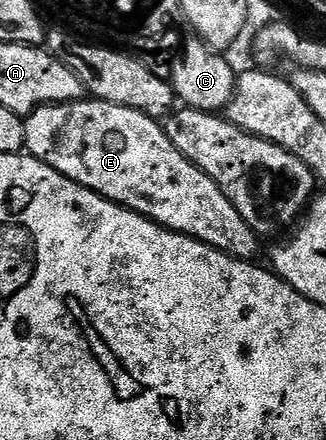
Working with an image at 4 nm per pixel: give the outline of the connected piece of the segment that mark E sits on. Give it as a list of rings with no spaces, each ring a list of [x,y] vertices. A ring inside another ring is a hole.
[[[84,99],[82,101],[72,101],[70,105],[42,105],[40,109],[34,109],[31,113],[26,114],[23,126],[25,127],[26,152],[30,156],[36,157],[38,161],[44,161],[46,165],[53,167],[70,181],[76,181],[81,187],[91,189],[94,193],[100,193],[105,199],[116,201],[118,205],[124,205],[126,209],[132,209],[133,212],[139,213],[142,217],[148,217],[150,221],[156,221],[165,229],[172,229],[175,233],[183,233],[186,237],[192,237],[195,241],[205,243],[217,251],[228,253],[230,257],[237,257],[241,261],[250,262],[254,262],[258,258],[255,256],[258,255],[259,244],[261,244],[259,234],[252,231],[249,223],[245,223],[245,219],[241,219],[241,215],[237,215],[237,207],[233,207],[233,203],[229,203],[229,199],[225,199],[221,187],[217,187],[217,183],[213,183],[213,179],[209,179],[209,175],[205,175],[192,161],[185,159],[185,155],[181,155],[181,151],[177,151],[177,147],[173,147],[173,143],[169,143],[166,128],[156,118],[147,117],[141,111],[121,107],[117,103],[109,103],[98,99]]]

